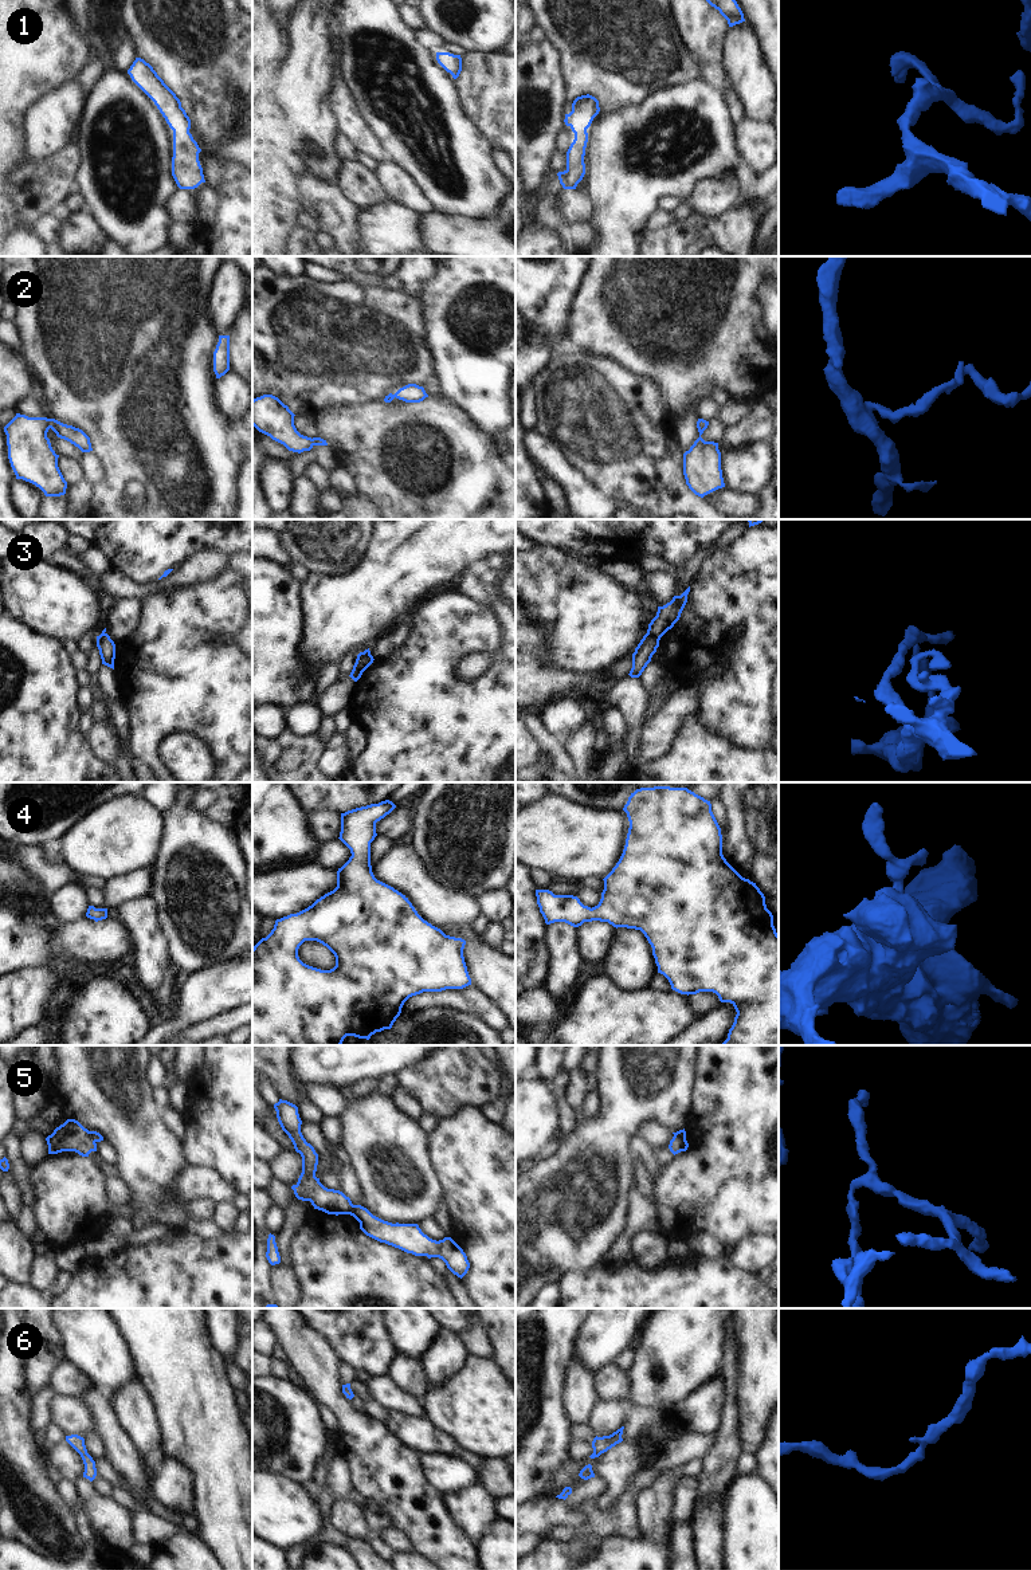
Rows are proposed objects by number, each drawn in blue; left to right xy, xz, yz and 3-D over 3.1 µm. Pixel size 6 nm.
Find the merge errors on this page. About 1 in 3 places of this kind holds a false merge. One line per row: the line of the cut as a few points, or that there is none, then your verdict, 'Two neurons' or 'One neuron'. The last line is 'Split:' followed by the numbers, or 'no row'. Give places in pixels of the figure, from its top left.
1: No split. One neuron
2: No split. One neuron
3: Split along yz (647, 632), (658, 640). Two neurons
4: No split. One neuron
5: Split along xz (353, 1205), (349, 1213). Two neurons
6: No split. One neuron
Split: 3, 5.

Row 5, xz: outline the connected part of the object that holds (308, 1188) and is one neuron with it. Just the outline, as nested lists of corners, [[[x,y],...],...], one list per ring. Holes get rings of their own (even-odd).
[[[279,1099],[274,1104],[278,1122],[282,1130],[291,1139],[294,1149],[302,1157],[302,1173],[298,1182],[291,1186],[298,1200],[310,1201],[314,1209],[328,1214],[350,1214],[353,1204],[342,1192],[328,1189],[315,1177],[318,1154],[314,1147],[306,1142],[301,1133],[302,1120],[298,1107],[287,1100]]]

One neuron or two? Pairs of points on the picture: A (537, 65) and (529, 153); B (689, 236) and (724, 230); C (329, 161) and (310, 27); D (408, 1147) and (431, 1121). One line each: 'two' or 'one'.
A: one
B: one
C: one
D: two

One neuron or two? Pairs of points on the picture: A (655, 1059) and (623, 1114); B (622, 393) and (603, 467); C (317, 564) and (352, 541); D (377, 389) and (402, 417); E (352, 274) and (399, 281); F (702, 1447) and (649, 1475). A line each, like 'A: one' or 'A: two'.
A: one
B: one
C: one
D: two
E: one
F: one

